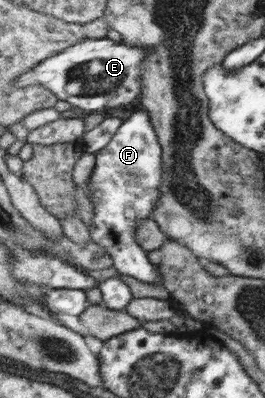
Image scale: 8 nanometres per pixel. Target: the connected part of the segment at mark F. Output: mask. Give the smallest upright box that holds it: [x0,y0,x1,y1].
[90,108,165,285]

